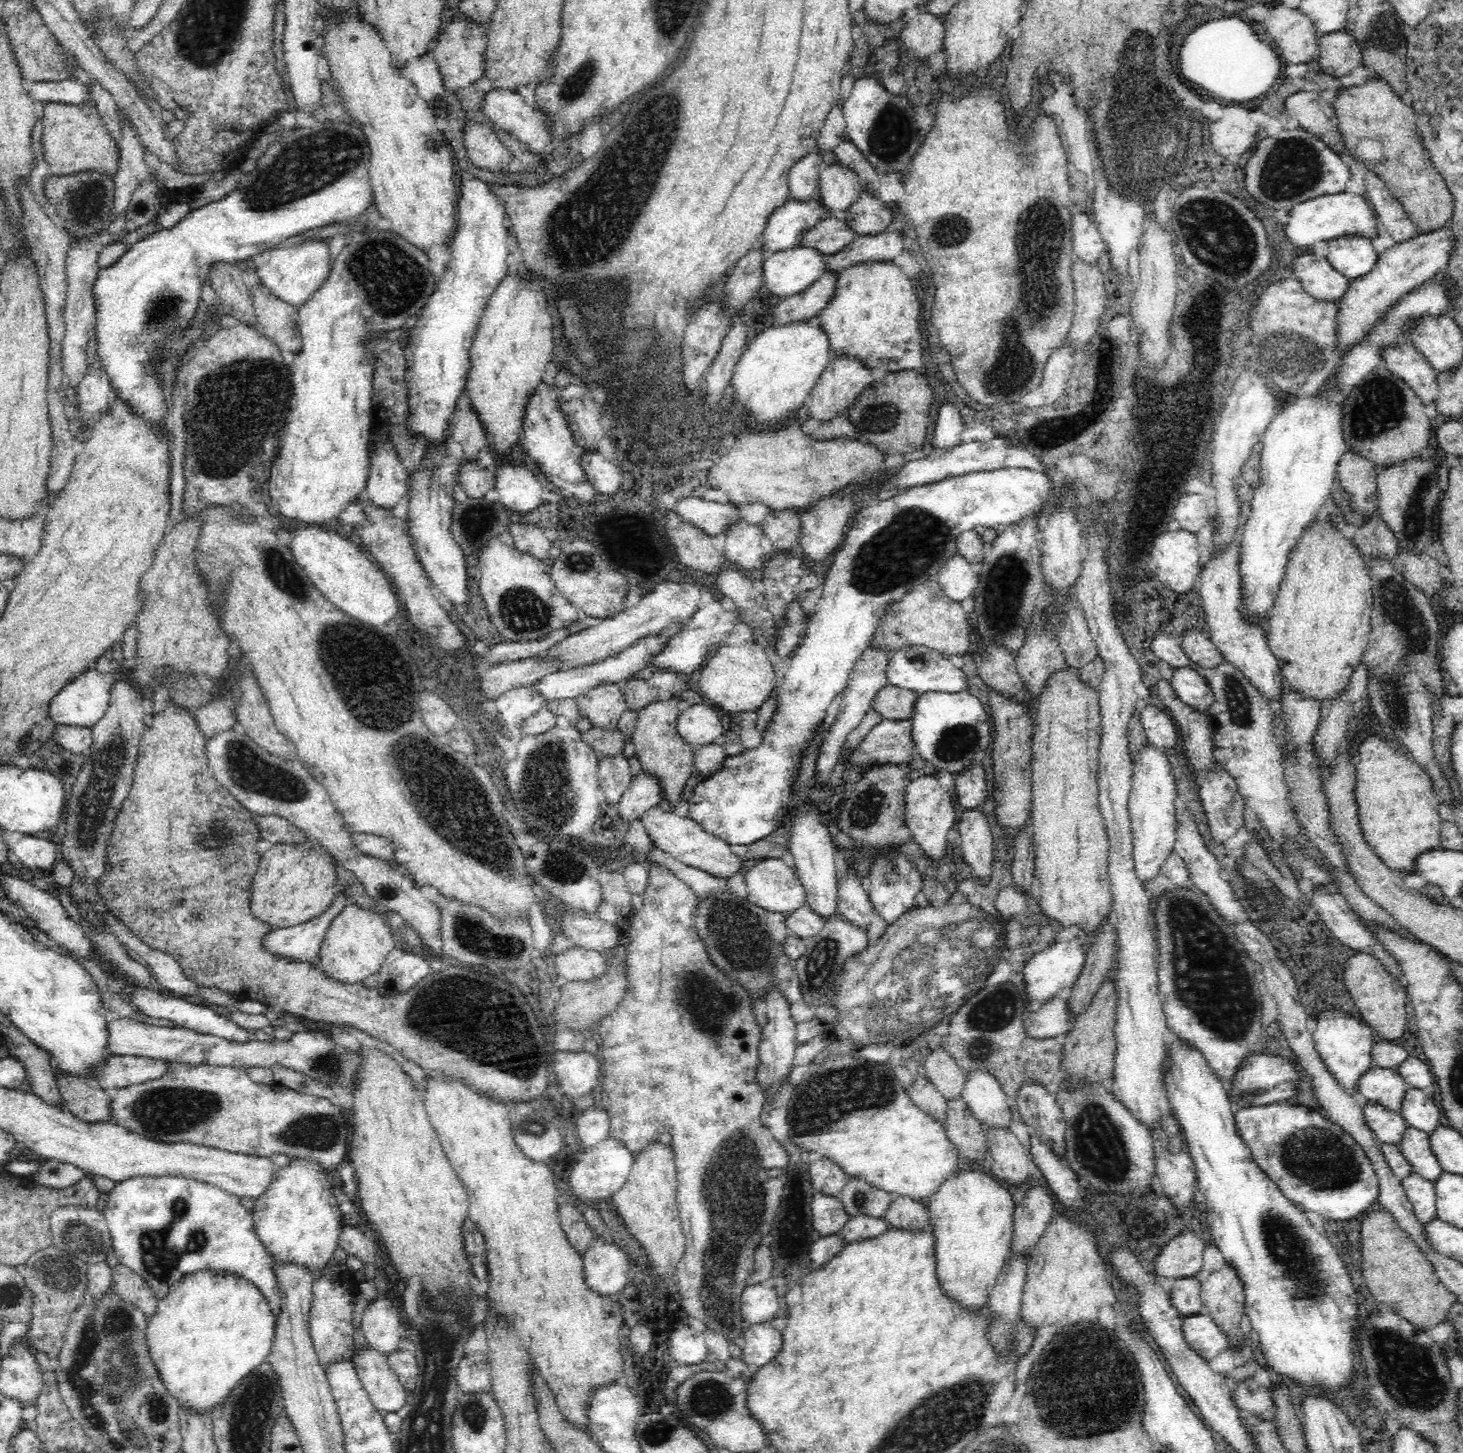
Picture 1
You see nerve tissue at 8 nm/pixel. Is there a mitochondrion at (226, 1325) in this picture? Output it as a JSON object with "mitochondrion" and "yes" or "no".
{"mitochondrion":"no"}

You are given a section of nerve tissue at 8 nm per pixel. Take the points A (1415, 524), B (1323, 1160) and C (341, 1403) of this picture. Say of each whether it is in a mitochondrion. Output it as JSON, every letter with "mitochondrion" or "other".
{"A":"mitochondrion","B":"mitochondrion","C":"other"}

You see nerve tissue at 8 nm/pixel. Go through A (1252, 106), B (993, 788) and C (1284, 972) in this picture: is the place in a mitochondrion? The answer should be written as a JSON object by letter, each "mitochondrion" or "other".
{"A":"other","B":"other","C":"other"}

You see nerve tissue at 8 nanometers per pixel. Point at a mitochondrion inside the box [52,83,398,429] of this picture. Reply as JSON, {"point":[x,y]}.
{"point":[302,166]}

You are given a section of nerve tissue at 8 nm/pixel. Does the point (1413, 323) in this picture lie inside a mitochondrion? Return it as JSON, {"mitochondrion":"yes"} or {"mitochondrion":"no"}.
{"mitochondrion":"no"}

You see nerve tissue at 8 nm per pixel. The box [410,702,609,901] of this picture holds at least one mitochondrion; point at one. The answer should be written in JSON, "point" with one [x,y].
{"point":[546,782]}

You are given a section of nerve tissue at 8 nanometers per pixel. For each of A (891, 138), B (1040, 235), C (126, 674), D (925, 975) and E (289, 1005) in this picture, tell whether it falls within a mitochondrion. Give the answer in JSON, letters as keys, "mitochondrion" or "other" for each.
{"A":"mitochondrion","B":"mitochondrion","C":"other","D":"mitochondrion","E":"other"}

